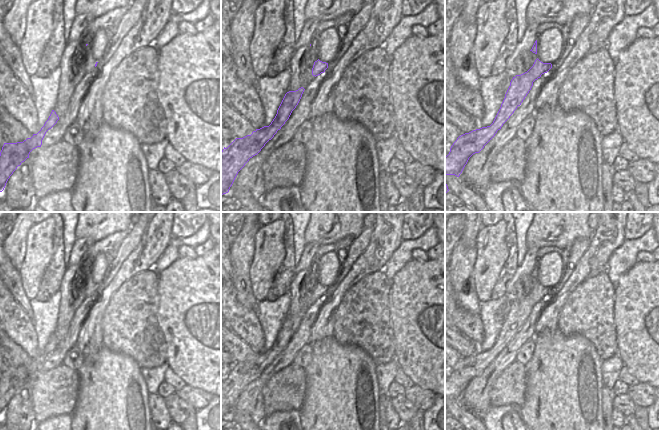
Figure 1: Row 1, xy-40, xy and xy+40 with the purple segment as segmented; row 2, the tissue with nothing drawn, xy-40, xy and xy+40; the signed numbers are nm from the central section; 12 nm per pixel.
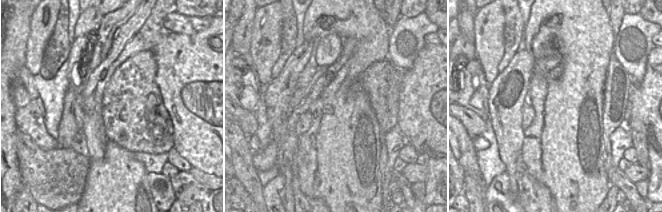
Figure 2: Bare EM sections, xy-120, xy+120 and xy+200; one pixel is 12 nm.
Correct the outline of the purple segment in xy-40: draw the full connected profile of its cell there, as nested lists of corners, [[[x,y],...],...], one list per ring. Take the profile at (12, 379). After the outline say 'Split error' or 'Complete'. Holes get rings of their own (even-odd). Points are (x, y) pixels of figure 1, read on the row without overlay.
[[[52,334],[48,344],[37,358],[33,358],[31,362],[27,362],[23,366],[4,367],[0,376],[0,416],[4,414],[8,403],[17,391],[29,382],[30,376],[37,371],[41,371],[46,356],[58,344],[58,339]]]. Complete.

